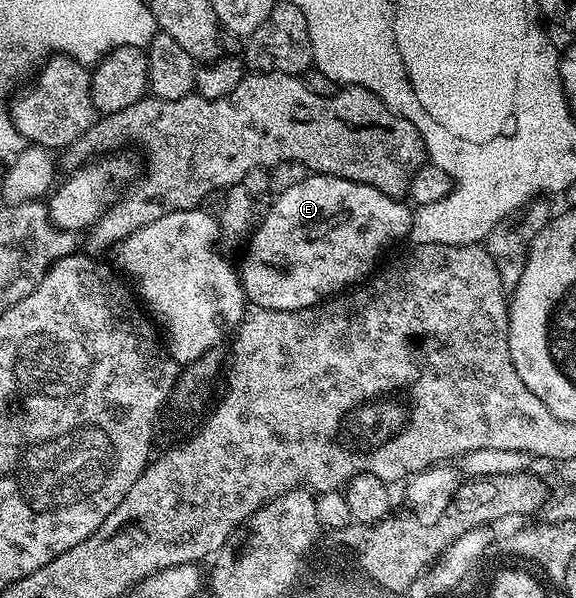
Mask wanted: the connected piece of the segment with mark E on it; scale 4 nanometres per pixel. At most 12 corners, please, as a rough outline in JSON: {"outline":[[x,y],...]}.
{"outline":[[315,173],[238,267],[247,302],[306,309],[369,278],[413,212]]}

